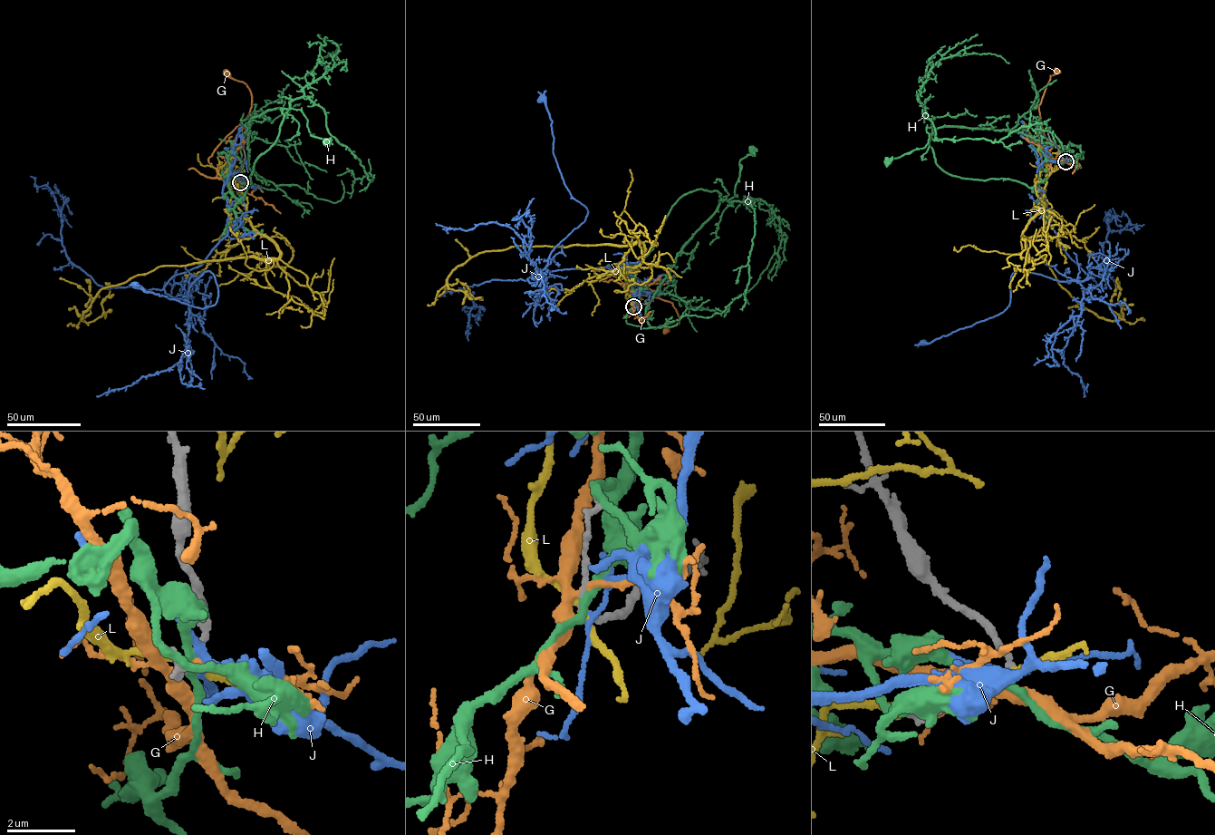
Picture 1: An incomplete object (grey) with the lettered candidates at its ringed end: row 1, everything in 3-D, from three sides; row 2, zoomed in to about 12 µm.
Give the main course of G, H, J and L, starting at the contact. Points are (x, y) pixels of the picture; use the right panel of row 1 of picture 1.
G: (1065, 161), (1050, 160), (1046, 171), (1045, 163), (1047, 147), (1039, 119), (1038, 105), (1050, 75), (1055, 71)
H: (1065, 161), (1040, 164), (1032, 189), (1009, 179), (961, 178), (936, 163), (927, 127), (925, 147), (888, 162)
J: (1065, 160), (1045, 160), (1039, 186), (1065, 250), (1094, 278), (1061, 281), (1020, 268), (1003, 312), (923, 343)
L: (1065, 160), (1058, 162), (1046, 179), (1043, 208), (1022, 234), (1061, 286), (1098, 317), (1123, 318), (1117, 279)

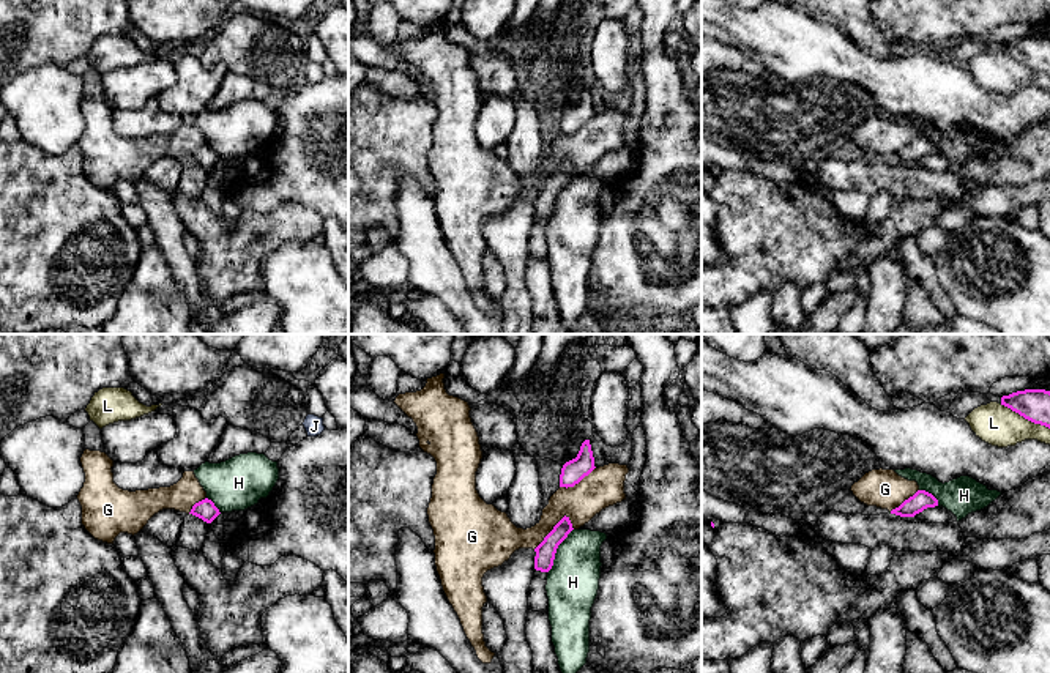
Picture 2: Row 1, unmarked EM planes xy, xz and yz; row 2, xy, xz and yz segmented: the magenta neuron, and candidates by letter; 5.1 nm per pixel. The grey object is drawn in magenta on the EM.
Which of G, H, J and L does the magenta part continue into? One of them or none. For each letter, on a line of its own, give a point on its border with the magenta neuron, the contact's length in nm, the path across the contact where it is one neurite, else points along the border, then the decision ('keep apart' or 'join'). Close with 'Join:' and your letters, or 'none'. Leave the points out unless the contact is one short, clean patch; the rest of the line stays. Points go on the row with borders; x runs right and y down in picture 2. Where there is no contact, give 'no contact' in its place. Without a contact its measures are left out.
G: contact xz (552, 530); length 260 nm; keep apart
H: contact xz (555, 550); length 260 nm; border xz (573, 528), (558, 546), (554, 565), (547, 571); keep apart
J: no contact; keep apart
L: contact yz (1025, 418); length 280 nm; keep apart
Join: none

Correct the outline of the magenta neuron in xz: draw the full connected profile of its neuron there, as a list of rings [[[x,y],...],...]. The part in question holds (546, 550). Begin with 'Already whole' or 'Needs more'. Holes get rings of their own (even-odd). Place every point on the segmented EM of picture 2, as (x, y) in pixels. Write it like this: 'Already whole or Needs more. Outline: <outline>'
Already whole. Outline: [[[563,517],[553,530],[544,537],[544,541],[534,548],[534,569],[541,572],[549,572],[553,566],[555,553],[558,545],[572,531],[572,523],[569,517]]]

